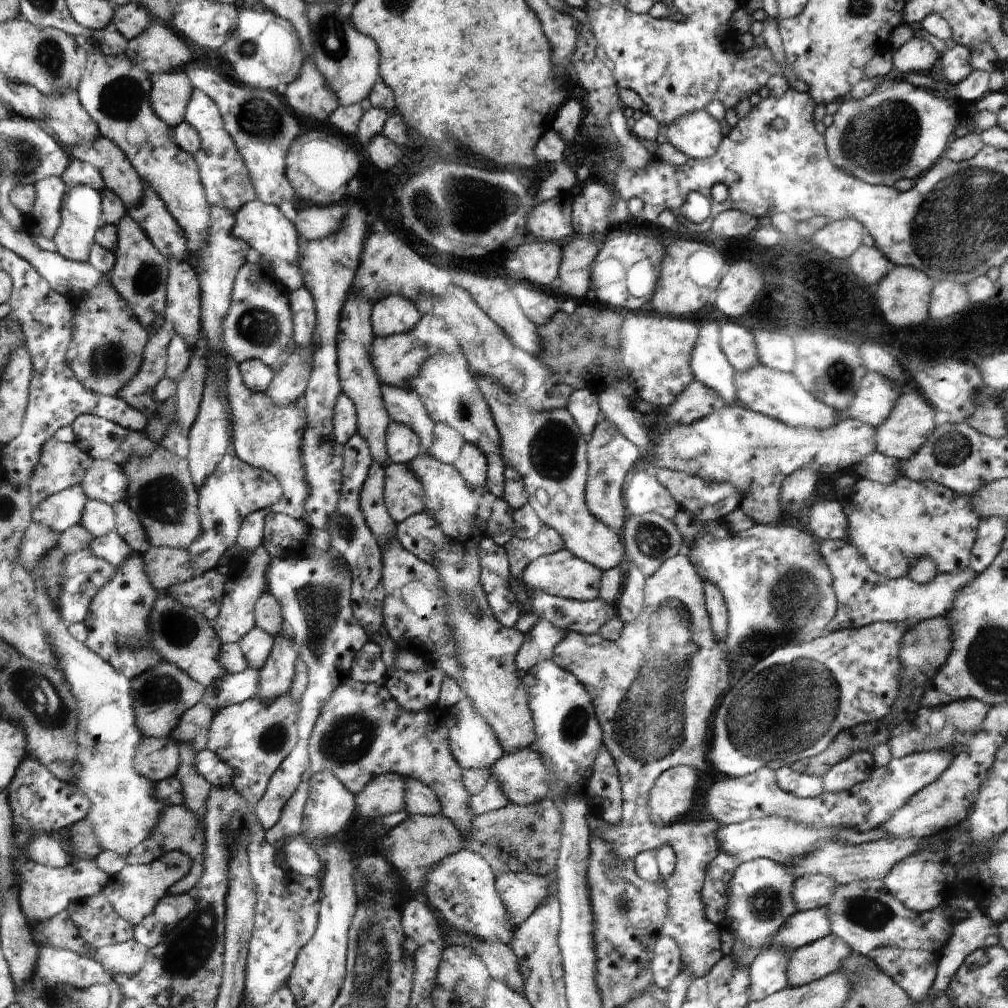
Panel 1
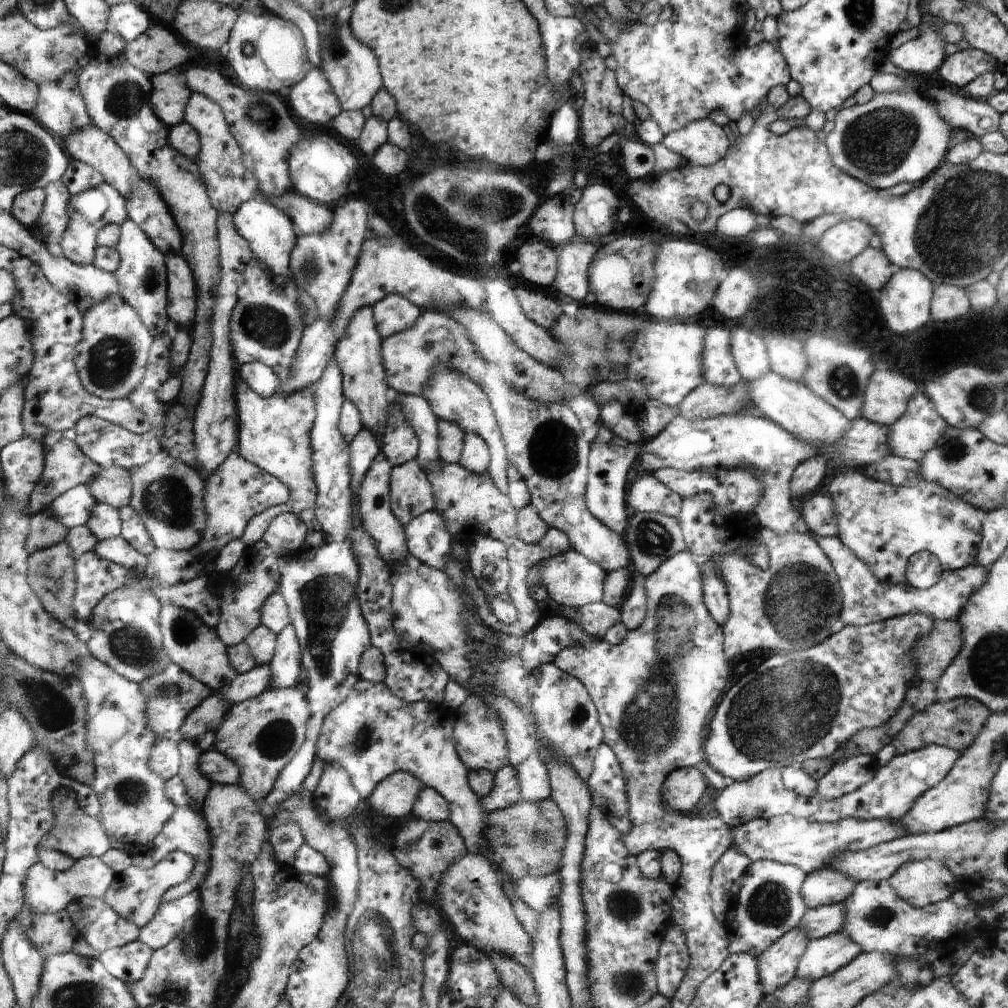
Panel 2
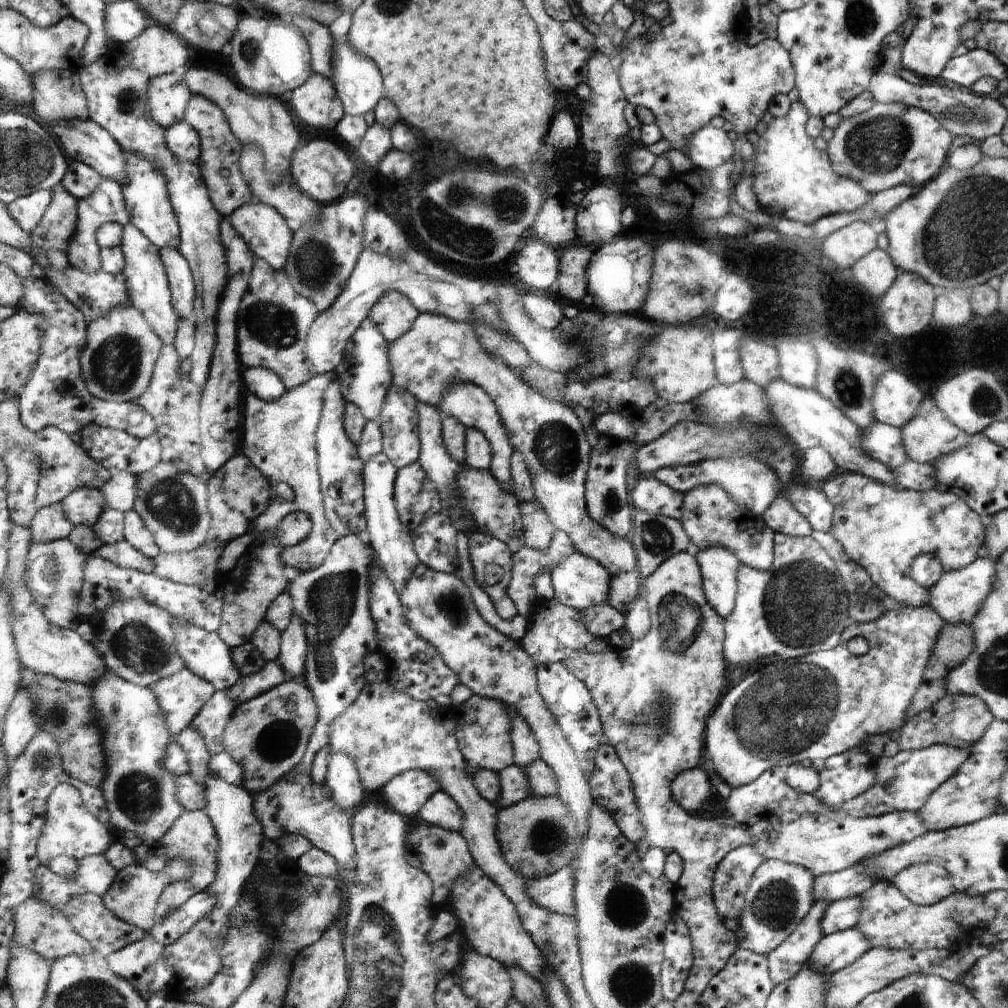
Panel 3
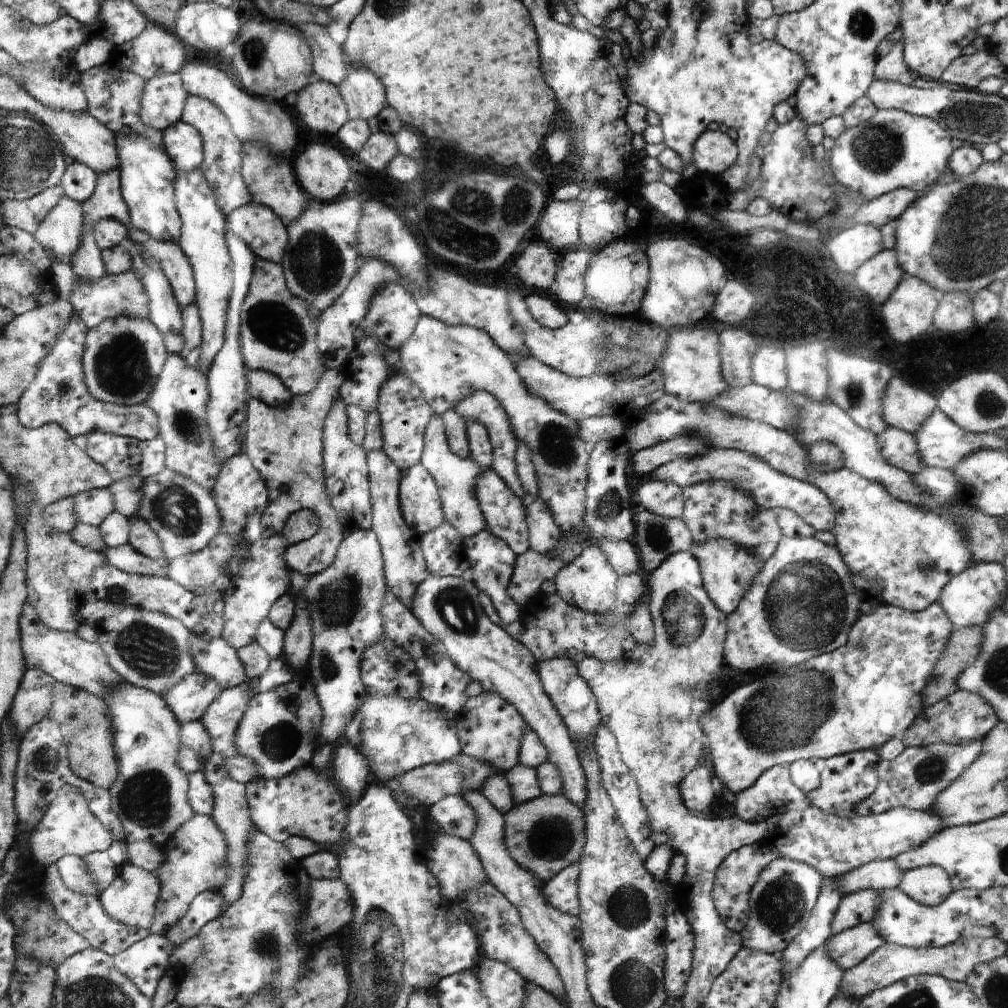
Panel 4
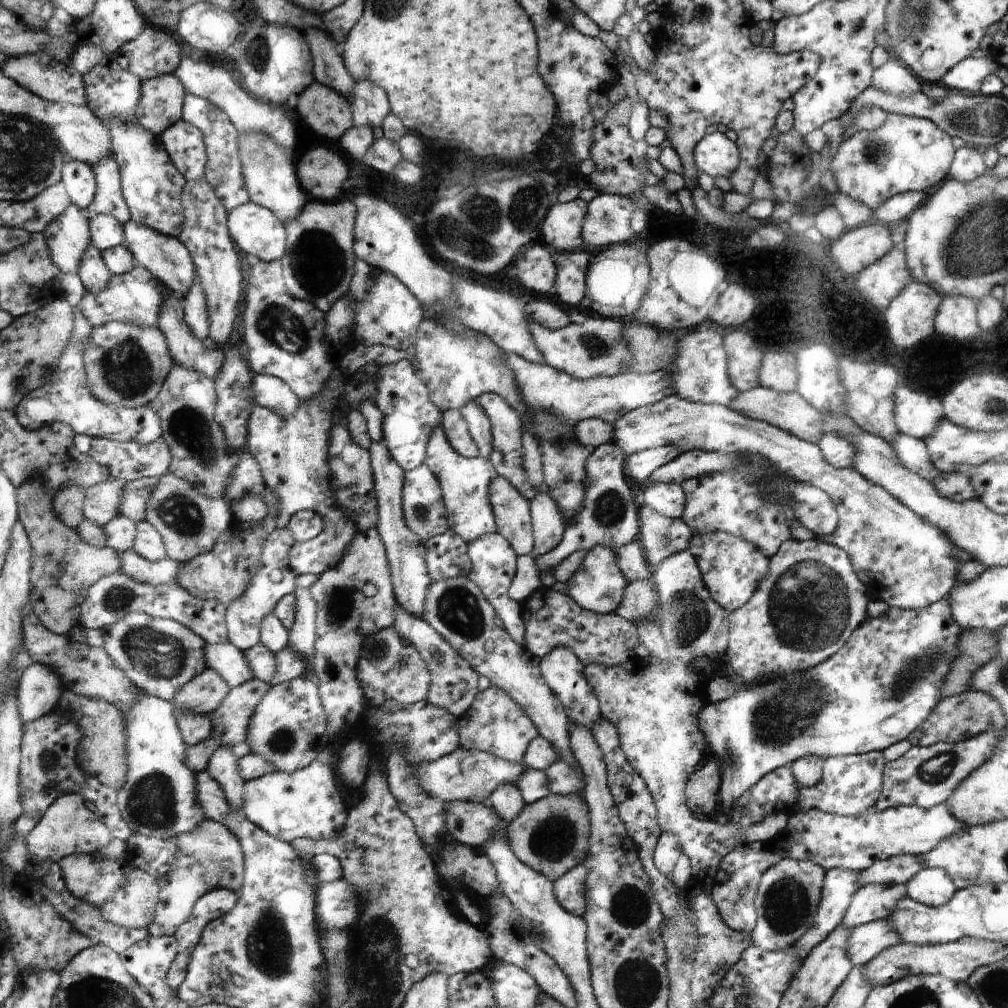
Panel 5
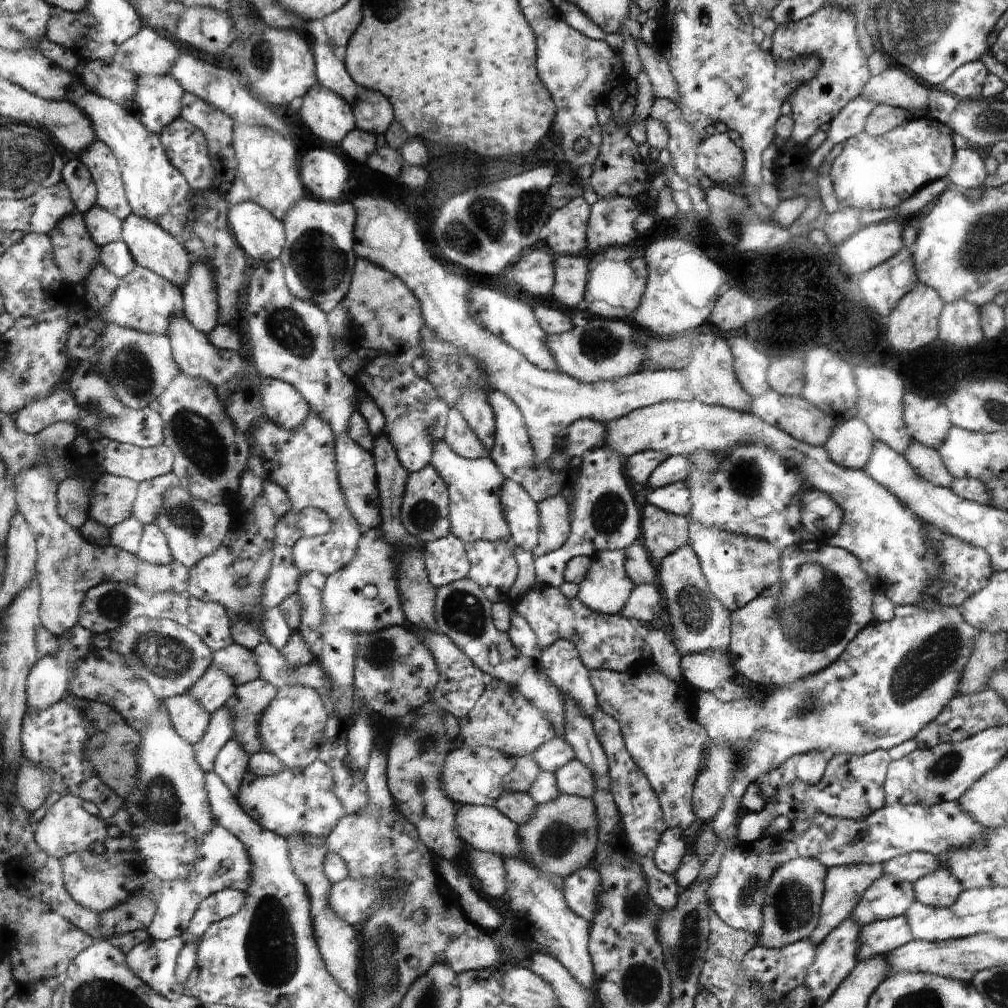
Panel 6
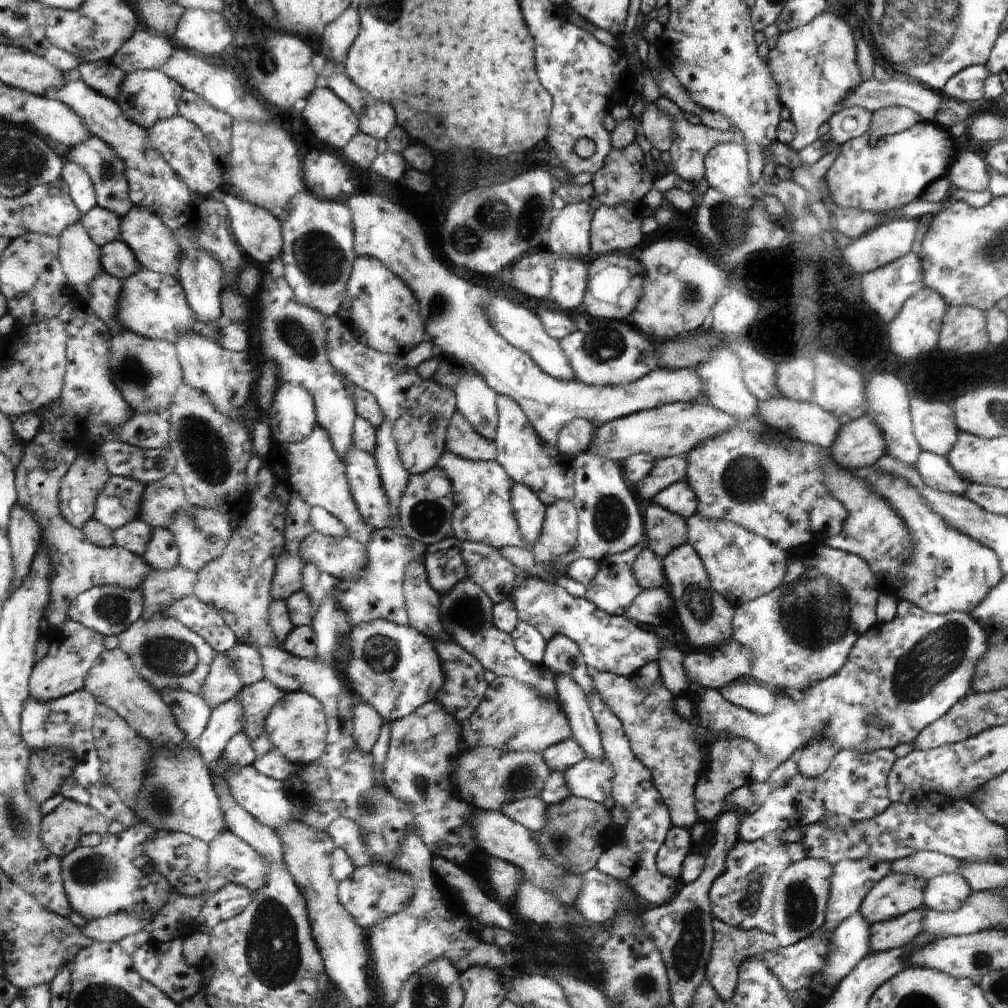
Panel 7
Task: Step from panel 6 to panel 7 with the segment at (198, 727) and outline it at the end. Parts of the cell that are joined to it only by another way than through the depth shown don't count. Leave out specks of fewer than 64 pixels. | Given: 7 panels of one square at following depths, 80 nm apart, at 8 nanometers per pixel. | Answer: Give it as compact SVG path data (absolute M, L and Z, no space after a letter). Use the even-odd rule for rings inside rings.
M164 689L160 691L161 697L173 712L177 725L183 730L187 744L196 744L198 737L203 734L211 715L211 709L200 695L182 689Z

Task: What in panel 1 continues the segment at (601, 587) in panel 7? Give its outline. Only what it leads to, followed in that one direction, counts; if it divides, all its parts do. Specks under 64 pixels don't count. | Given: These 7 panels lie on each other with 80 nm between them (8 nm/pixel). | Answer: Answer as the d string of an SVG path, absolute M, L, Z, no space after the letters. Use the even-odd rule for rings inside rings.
M564 548L557 553L537 558L536 561L526 568L519 582L527 590L546 593L553 597L591 601L599 597L602 573L603 571L597 566L578 558L578 556Z

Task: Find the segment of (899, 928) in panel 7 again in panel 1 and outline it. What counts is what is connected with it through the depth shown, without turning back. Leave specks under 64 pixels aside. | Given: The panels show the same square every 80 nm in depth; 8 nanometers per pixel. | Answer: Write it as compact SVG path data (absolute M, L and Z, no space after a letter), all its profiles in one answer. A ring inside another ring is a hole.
M834 933L797 948L789 963L789 986L799 987L836 973L852 954L853 948Z

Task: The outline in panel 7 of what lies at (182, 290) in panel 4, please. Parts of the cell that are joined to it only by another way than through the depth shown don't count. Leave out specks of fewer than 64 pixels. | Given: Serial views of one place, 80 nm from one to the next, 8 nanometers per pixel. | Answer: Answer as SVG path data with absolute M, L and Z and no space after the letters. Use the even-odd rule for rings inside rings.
M133 207L121 217L121 240L133 249L133 253L140 263L140 267L157 272L161 275L177 274L178 252L180 248L176 246L176 239L165 223L154 213L142 207Z

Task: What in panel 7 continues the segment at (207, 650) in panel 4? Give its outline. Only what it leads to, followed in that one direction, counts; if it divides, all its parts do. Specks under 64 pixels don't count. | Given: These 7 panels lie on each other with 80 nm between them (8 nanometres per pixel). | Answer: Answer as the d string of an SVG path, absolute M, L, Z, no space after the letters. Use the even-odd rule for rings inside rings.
M238 642L228 652L242 678L244 686L265 678L262 655L257 648Z

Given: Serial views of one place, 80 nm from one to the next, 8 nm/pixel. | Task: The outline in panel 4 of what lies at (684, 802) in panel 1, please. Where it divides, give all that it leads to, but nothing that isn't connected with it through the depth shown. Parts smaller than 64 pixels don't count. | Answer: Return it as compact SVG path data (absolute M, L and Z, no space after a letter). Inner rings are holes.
M710 762L699 766L681 782L681 798L695 813L704 815L717 803L719 796L716 773Z

